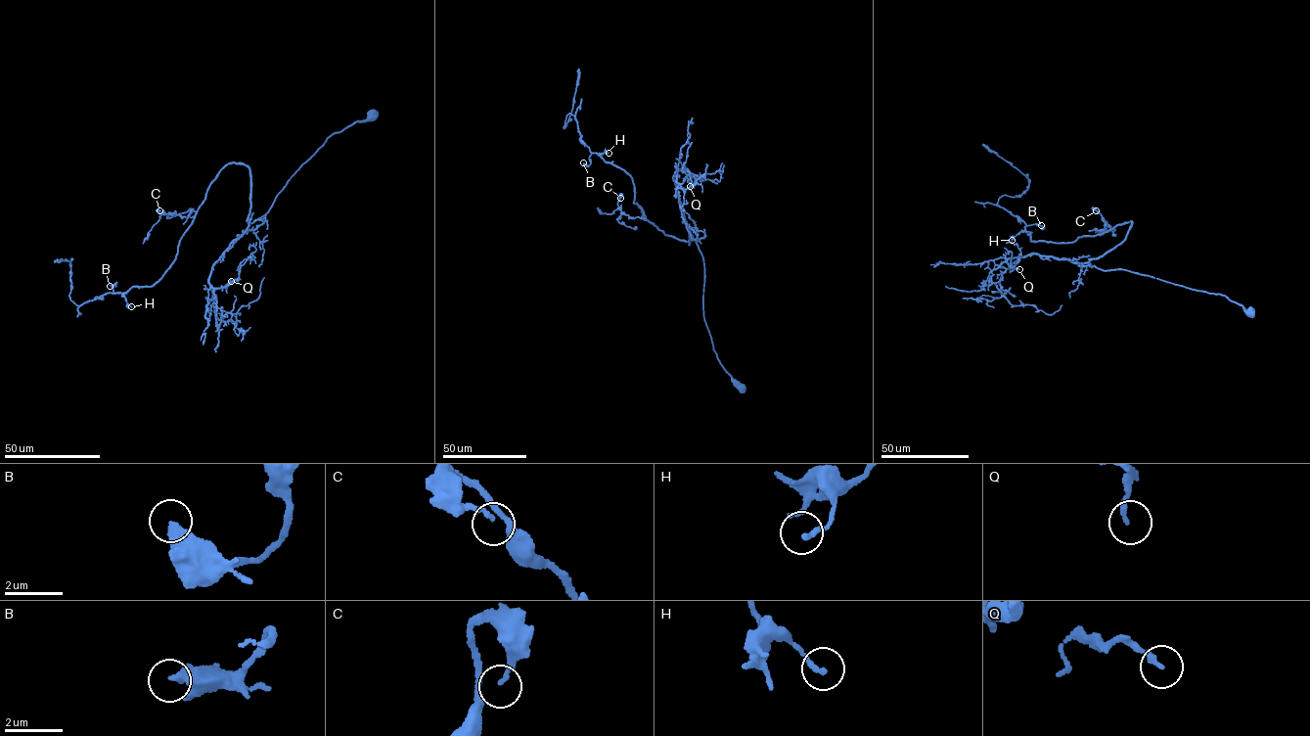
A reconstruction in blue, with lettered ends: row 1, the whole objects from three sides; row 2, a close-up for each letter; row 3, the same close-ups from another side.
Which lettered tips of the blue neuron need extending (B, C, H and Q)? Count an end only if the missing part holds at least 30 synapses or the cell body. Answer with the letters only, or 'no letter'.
no letter

